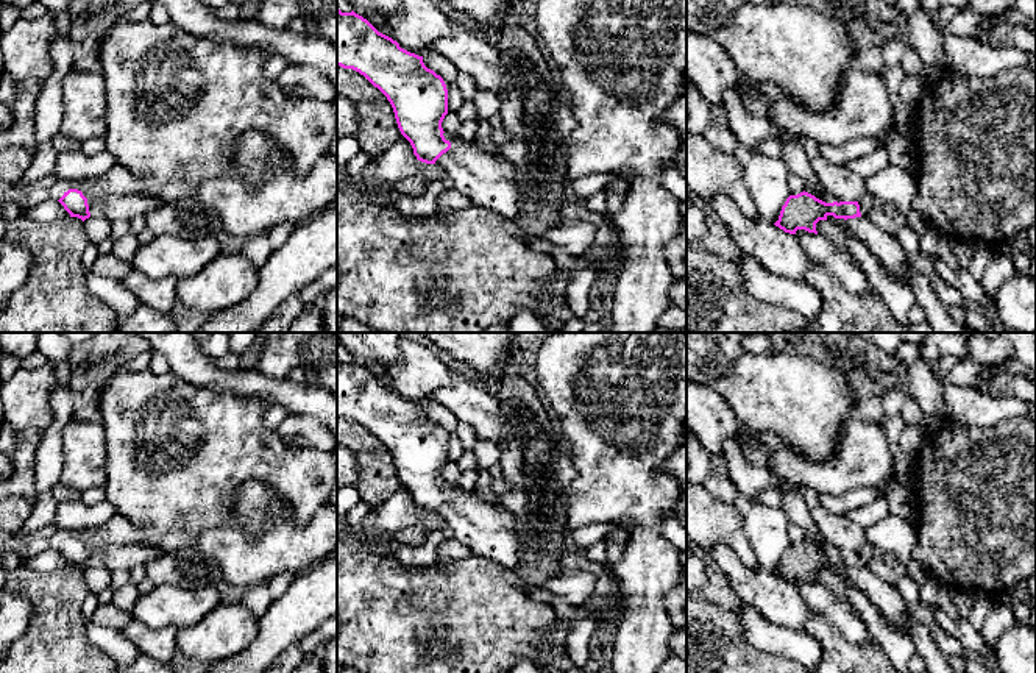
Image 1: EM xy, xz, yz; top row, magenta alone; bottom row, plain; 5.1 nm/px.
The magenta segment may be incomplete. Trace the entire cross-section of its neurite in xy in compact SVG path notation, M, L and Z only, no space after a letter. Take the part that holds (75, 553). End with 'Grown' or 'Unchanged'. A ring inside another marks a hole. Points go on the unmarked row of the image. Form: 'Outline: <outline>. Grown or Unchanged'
Outline: M69 539L58 551L70 564L70 567L78 567L83 572L90 565L101 565L111 572L131 572L136 567L147 567L154 559L165 554L159 548L144 542L134 542L126 547L105 542L98 547L86 548L78 539Z. Grown

